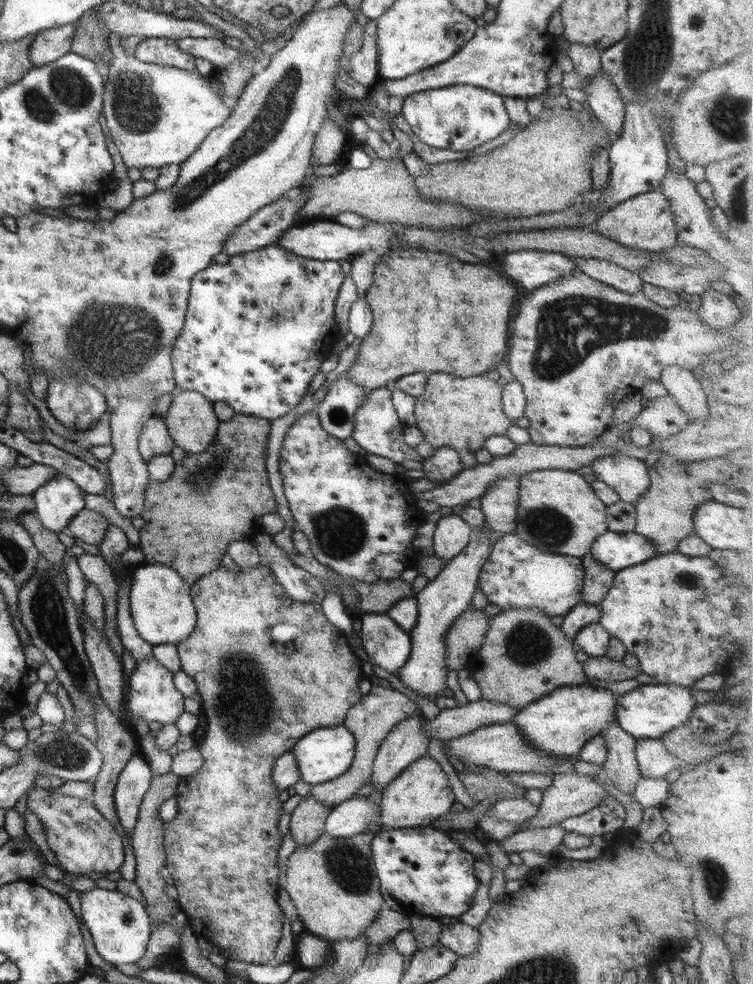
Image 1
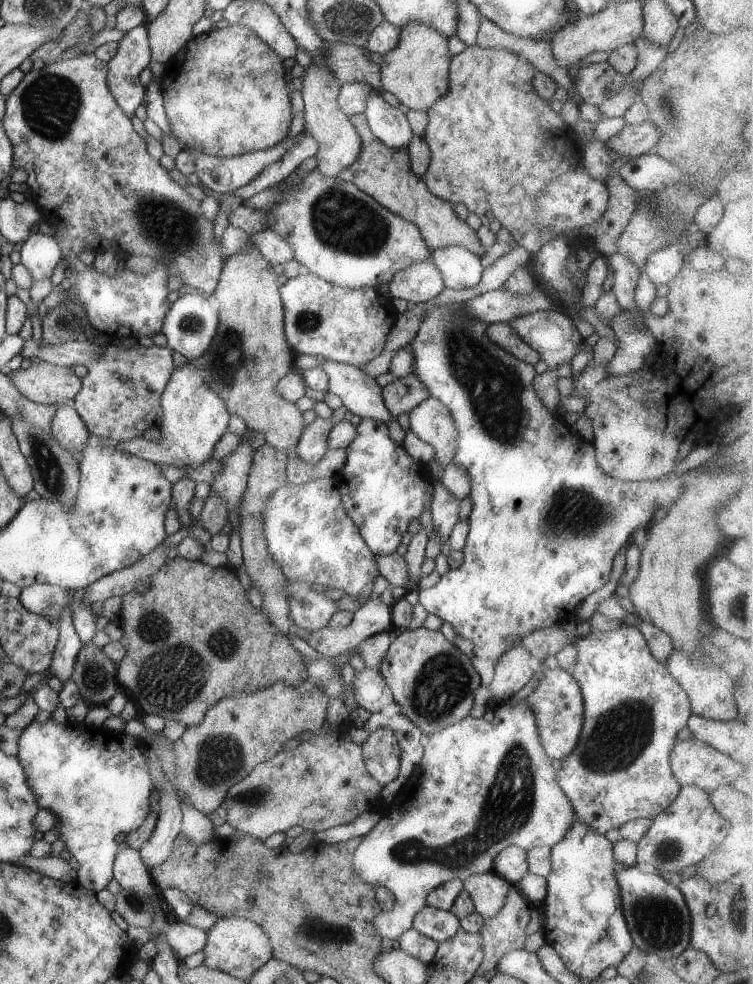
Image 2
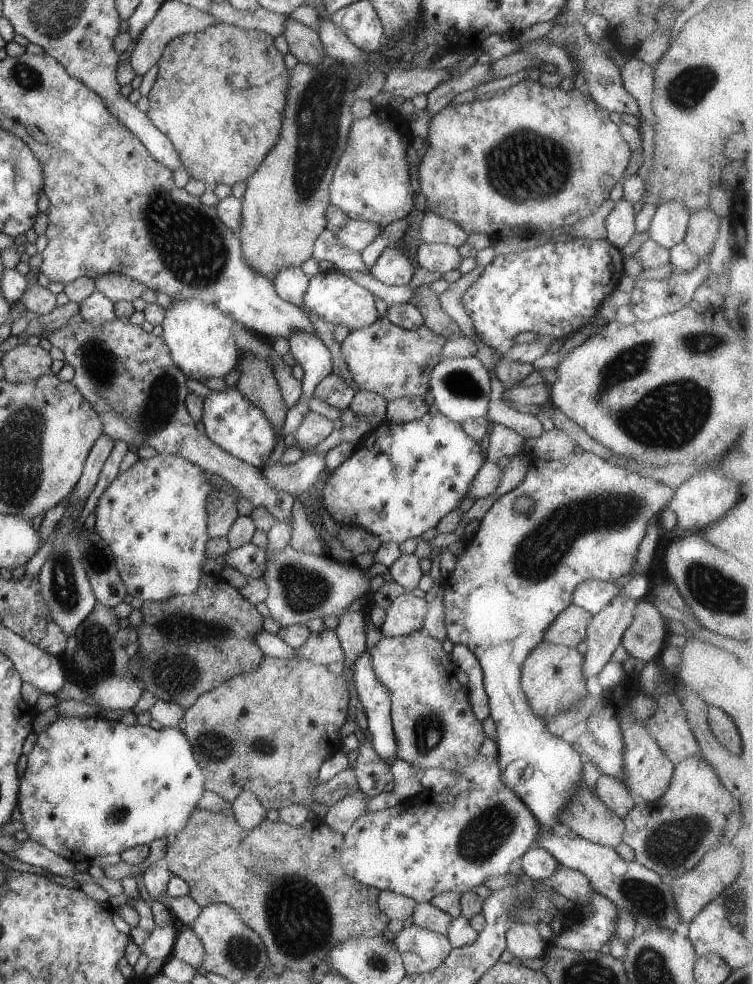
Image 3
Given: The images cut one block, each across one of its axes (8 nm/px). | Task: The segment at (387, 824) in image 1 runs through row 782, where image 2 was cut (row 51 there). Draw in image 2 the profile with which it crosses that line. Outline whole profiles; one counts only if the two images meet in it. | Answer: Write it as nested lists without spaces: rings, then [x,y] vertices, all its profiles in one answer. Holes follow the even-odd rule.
[[[412,21],[400,28],[398,44],[387,52],[380,65],[381,83],[388,91],[412,110],[426,111],[444,96],[449,87],[449,66],[452,55],[448,50],[448,38],[427,24]]]

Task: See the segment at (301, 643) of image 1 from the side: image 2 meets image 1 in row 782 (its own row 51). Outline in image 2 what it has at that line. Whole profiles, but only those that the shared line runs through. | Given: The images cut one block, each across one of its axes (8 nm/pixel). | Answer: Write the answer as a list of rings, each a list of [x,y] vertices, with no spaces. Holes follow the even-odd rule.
[[[221,24],[206,34],[193,36],[178,51],[178,56],[174,55],[166,64],[159,82],[165,113],[171,126],[170,135],[191,154],[215,157],[243,155],[278,144],[289,136],[293,117],[282,62],[275,50],[256,36],[251,28],[242,25]]]

